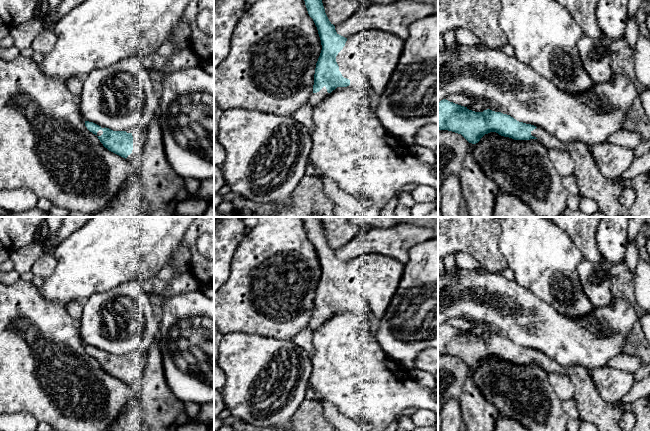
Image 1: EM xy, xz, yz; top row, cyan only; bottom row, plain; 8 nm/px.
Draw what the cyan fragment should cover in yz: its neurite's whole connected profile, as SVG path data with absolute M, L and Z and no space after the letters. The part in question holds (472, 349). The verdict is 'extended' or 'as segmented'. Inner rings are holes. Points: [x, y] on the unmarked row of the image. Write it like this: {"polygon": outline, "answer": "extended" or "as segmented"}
{"polygon": "M446 323L438 327L438 353L461 358L469 367L476 368L490 356L514 364L539 363L541 352L519 346L510 339L490 333L475 336Z", "answer": "extended"}

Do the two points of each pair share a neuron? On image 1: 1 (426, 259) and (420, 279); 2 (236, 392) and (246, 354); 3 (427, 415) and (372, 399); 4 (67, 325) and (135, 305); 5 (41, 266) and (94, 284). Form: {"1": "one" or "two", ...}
{"1": "one", "2": "one", "3": "two", "4": "two", "5": "two"}

